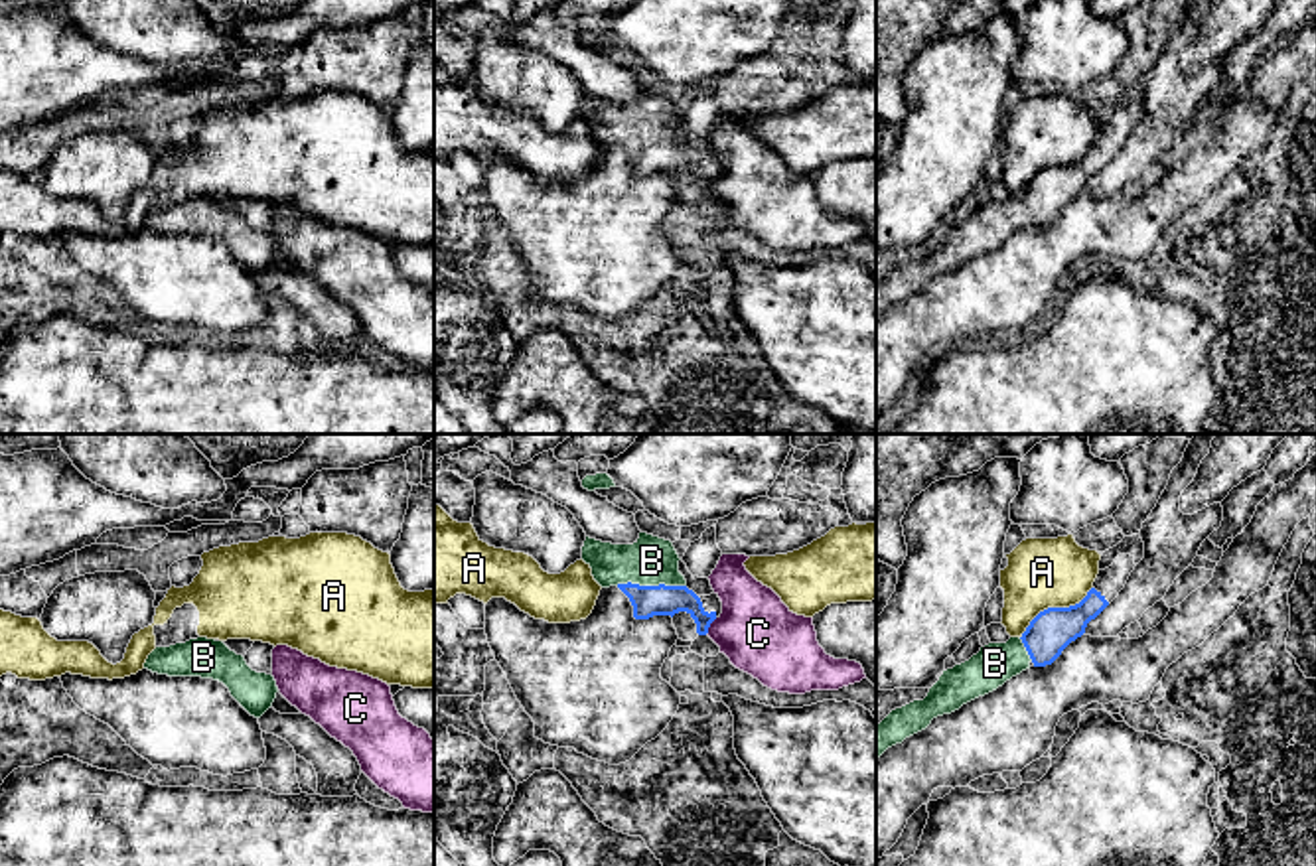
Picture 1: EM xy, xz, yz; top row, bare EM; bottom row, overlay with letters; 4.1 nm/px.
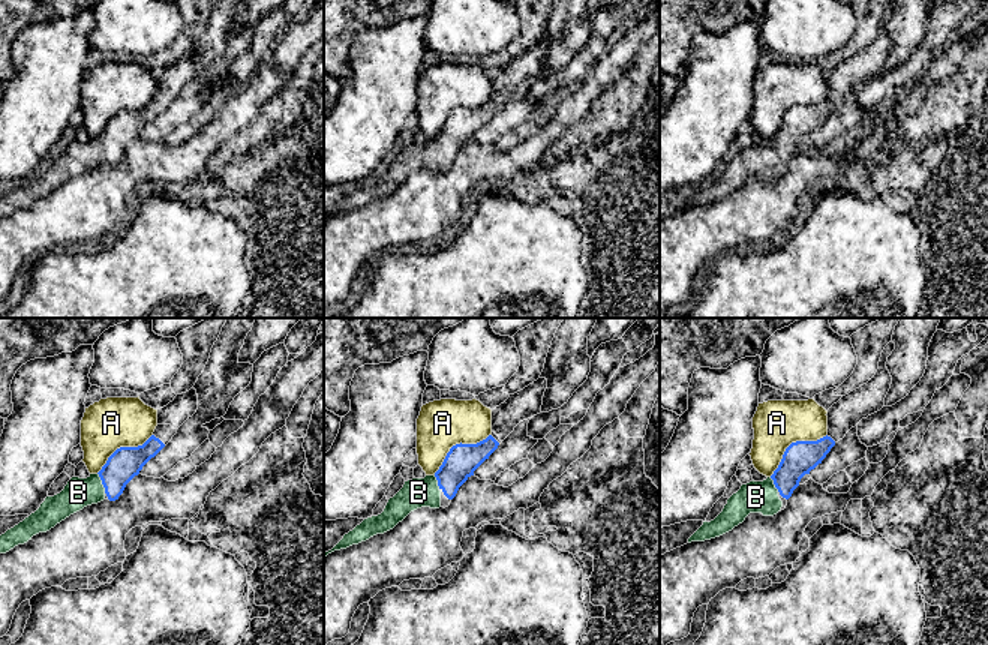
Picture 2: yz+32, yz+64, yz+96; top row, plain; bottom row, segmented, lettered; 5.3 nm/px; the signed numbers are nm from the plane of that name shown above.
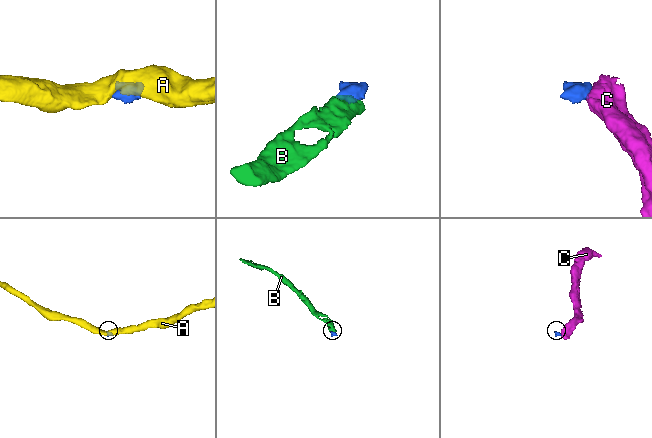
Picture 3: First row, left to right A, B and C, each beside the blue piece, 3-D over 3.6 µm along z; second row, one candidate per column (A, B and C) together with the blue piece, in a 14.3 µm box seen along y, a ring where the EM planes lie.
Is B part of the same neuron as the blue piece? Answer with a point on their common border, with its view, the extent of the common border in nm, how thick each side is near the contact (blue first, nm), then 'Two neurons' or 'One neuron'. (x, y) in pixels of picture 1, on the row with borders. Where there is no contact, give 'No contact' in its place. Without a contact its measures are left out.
Touches blue at xz (652, 586). Shared border 280 nm. Thickness 130 nm (blue) against 200 nm. One neuron

